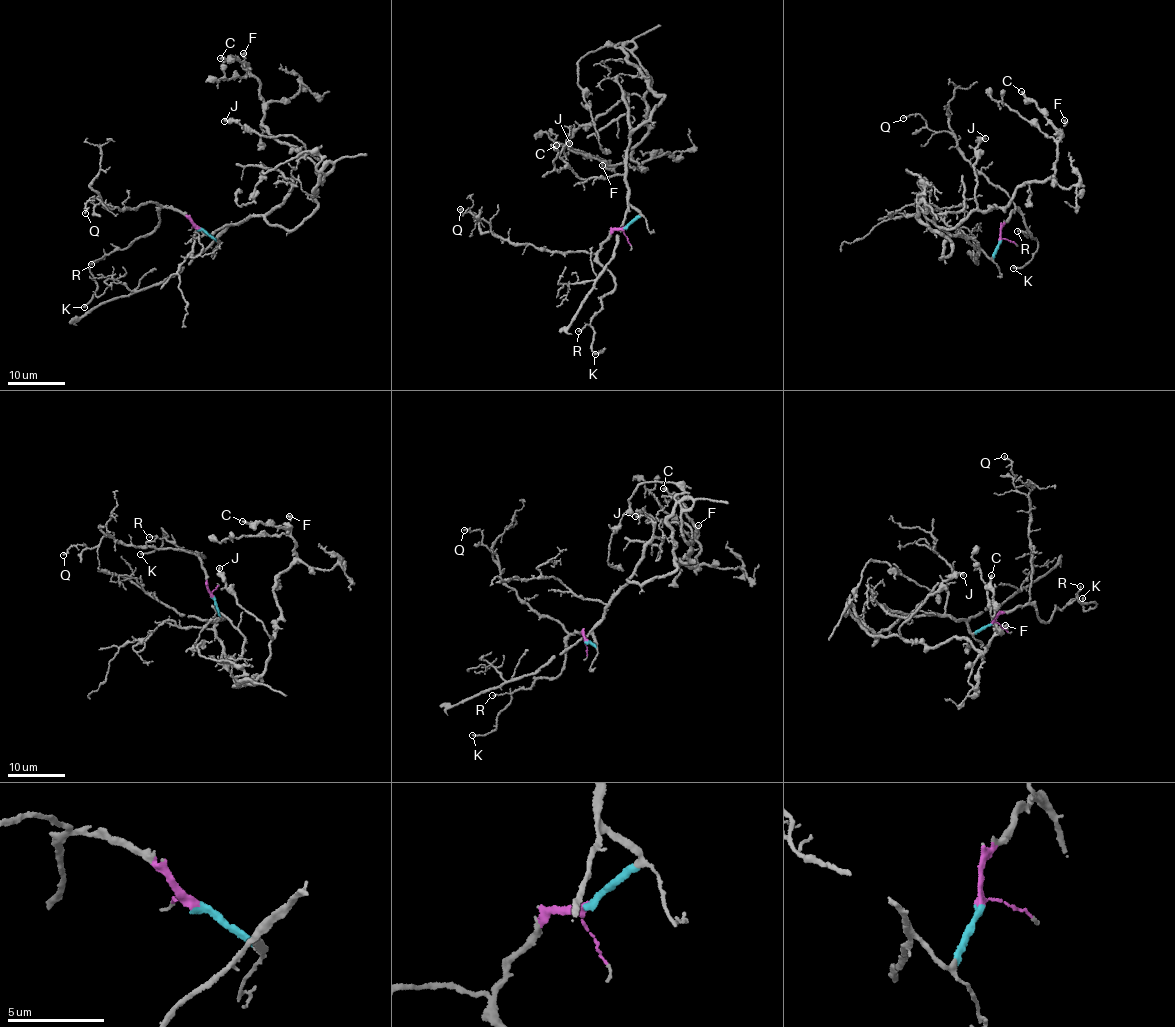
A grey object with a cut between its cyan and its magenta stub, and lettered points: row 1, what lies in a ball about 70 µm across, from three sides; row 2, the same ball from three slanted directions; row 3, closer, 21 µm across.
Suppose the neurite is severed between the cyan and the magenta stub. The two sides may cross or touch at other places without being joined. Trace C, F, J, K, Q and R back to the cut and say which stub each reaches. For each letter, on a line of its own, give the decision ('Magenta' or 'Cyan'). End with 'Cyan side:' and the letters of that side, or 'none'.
C: Cyan
F: Cyan
J: Cyan
K: Magenta
Q: Magenta
R: Magenta
Cyan side: C, F, J

